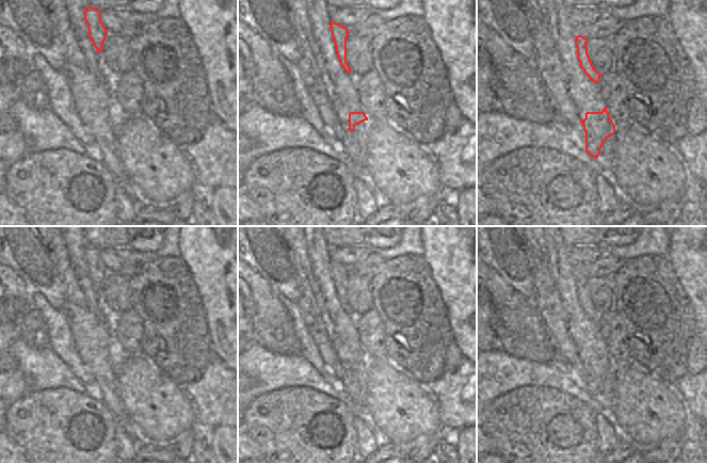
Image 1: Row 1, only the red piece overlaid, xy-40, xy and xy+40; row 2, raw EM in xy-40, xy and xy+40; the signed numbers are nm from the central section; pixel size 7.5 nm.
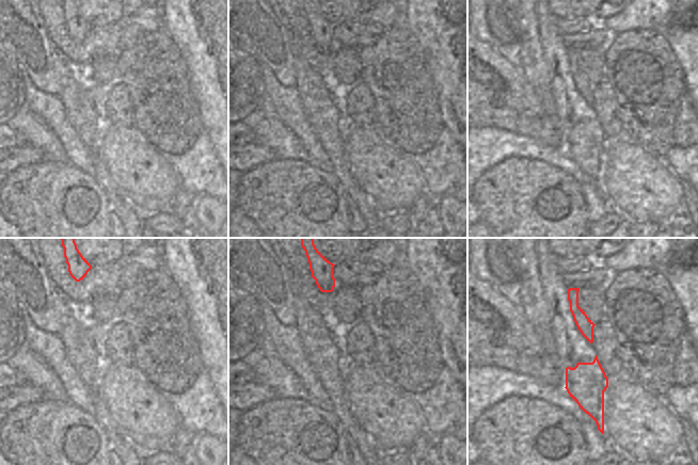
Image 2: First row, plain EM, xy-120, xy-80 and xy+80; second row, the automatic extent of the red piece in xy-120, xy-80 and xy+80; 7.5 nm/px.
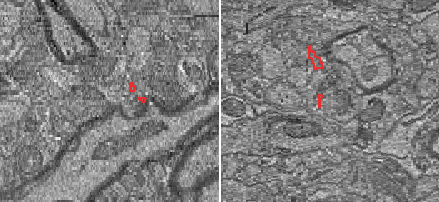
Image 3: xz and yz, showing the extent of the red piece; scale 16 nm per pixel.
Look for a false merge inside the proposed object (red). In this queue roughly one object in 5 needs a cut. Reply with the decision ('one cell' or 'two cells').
two cells

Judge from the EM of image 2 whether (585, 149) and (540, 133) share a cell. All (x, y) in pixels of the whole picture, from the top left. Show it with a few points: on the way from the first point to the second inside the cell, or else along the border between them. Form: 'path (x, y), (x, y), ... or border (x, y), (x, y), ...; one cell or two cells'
border (555, 118), (562, 133), (564, 147); two cells

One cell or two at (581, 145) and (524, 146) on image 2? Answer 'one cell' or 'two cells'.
two cells

